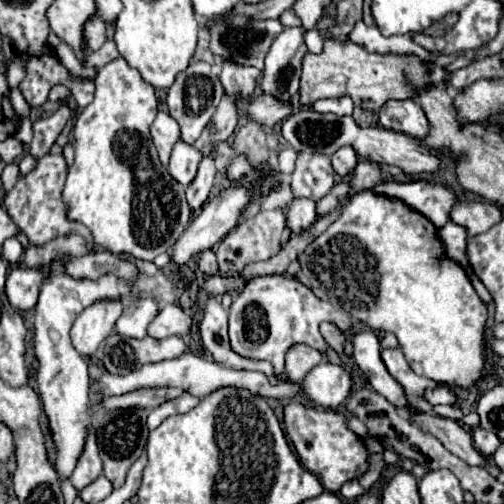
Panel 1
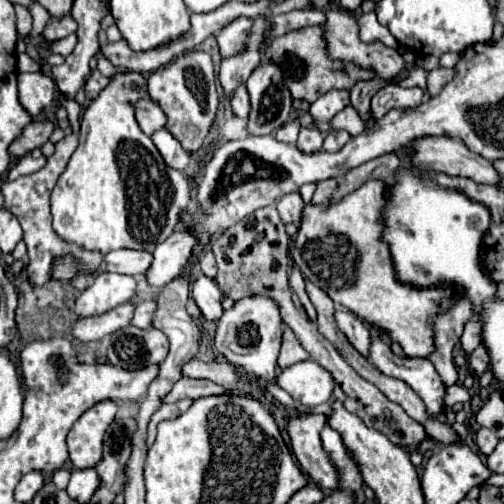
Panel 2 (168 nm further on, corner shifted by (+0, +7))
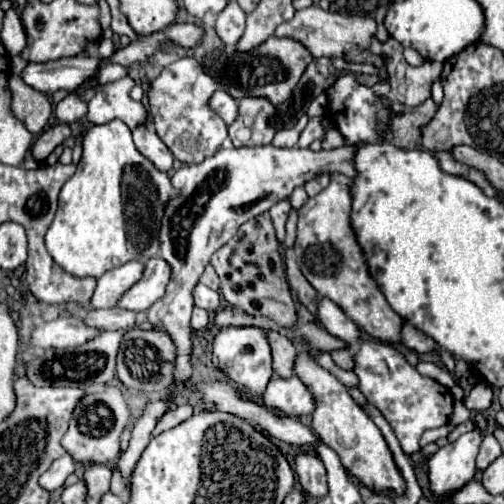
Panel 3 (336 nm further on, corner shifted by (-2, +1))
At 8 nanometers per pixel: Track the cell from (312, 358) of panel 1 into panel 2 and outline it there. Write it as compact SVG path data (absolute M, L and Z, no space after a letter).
M283 327L283 339L281 339L281 353L277 359L277 365L281 369L287 369L299 361L307 361L309 353L299 345L295 333L289 327Z

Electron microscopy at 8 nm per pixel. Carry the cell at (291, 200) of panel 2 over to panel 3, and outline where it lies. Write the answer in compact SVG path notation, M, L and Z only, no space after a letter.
M287 199L279 201L277 205L273 205L269 209L269 215L275 223L275 229L277 229L277 239L283 241L285 239L285 223L287 223L287 217L289 217L289 211L291 211L291 203Z

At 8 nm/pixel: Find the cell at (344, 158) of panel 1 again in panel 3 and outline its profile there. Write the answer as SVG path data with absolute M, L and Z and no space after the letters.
M333 127L331 131L325 133L325 137L323 137L323 149L337 149L341 145L345 145L345 137L339 133L339 129Z

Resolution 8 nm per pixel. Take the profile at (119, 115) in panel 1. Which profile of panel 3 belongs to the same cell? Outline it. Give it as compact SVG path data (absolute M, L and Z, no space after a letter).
M113 119L103 125L93 125L83 139L83 157L77 165L75 175L63 185L59 193L57 215L47 231L45 243L51 257L71 275L77 277L101 277L105 271L119 267L129 261L149 261L159 253L159 231L165 207L171 199L179 197L181 191L173 187L171 177L159 171L133 143L131 129Z

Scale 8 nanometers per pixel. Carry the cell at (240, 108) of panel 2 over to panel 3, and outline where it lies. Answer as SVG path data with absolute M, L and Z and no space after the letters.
M215 91L213 107L217 107L217 113L225 119L227 125L231 125L237 119L237 115L239 115L237 99L233 99L227 91Z

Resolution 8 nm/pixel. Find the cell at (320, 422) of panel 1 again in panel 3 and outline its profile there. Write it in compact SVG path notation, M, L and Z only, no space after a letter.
M315 451L299 453L295 459L295 471L299 475L301 487L311 497L325 497L327 495L327 473L321 463L321 459L315 455Z

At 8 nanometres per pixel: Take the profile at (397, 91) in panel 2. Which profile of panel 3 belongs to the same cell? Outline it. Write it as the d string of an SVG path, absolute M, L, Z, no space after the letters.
M389 37L383 43L383 53L391 57L387 65L389 85L395 99L407 107L419 107L431 95L431 81L437 79L443 71L441 63L425 61L421 67L411 67L403 59L403 47Z

